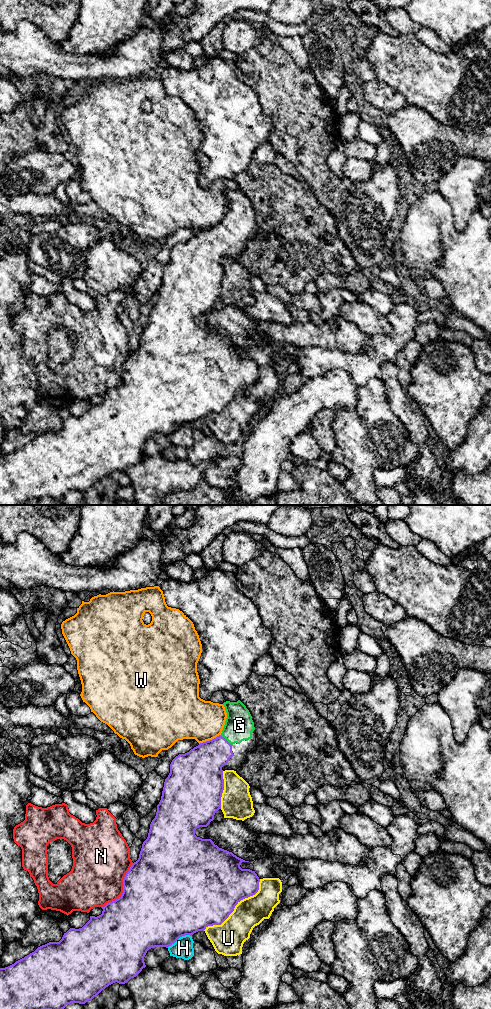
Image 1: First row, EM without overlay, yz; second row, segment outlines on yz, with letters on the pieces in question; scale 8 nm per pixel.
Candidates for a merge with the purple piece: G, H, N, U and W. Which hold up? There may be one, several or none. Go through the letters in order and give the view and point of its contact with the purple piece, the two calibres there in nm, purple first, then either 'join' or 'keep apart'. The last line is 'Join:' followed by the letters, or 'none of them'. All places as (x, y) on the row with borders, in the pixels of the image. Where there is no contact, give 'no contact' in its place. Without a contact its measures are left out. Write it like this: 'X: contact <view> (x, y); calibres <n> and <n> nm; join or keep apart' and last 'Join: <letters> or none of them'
G: contact yz (225, 739); calibres 300 and 220 nm; join
H: contact yz (179, 937); calibres 500 and 160 nm; keep apart
N: contact yz (123, 889); calibres 500 and 440 nm; keep apart
U: contact yz (234, 907); calibres 500 and 260 nm; keep apart
W: contact yz (209, 740); calibres 340 and 360 nm; keep apart
Join: G

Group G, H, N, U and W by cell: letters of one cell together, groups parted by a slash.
G / H / N / U / W

